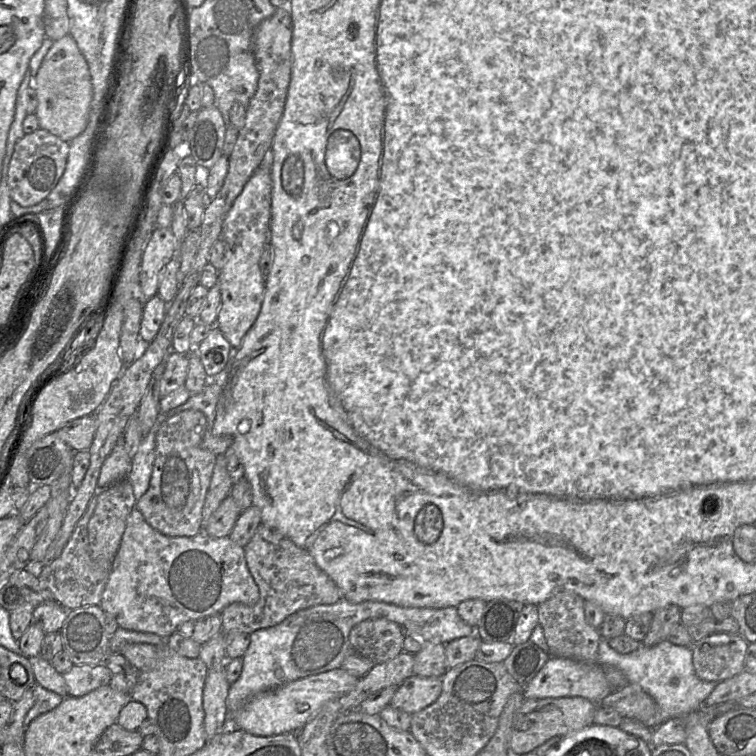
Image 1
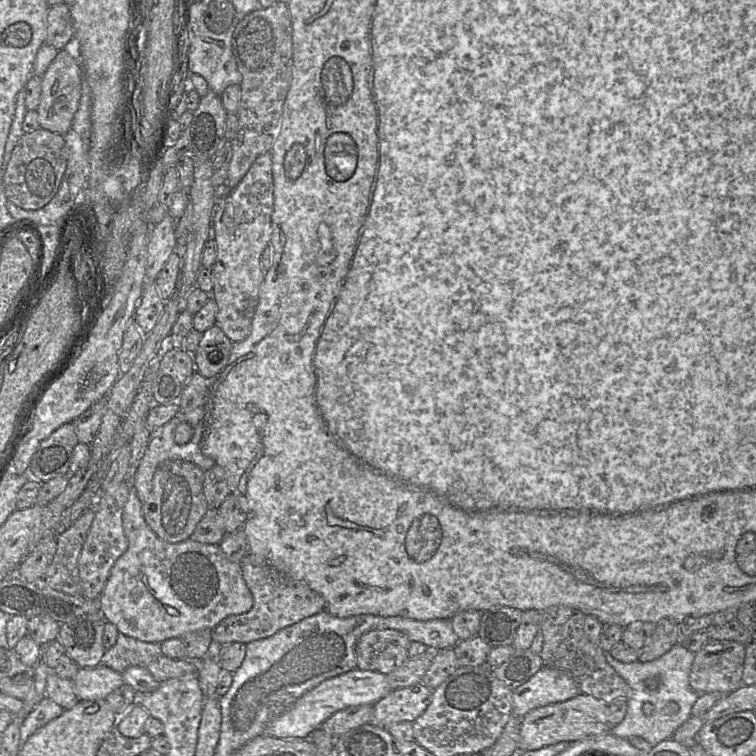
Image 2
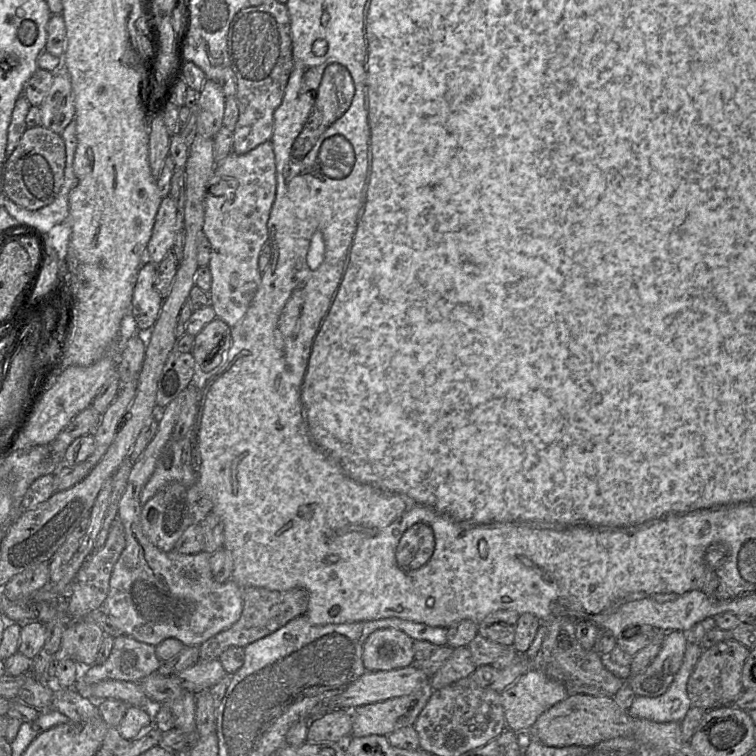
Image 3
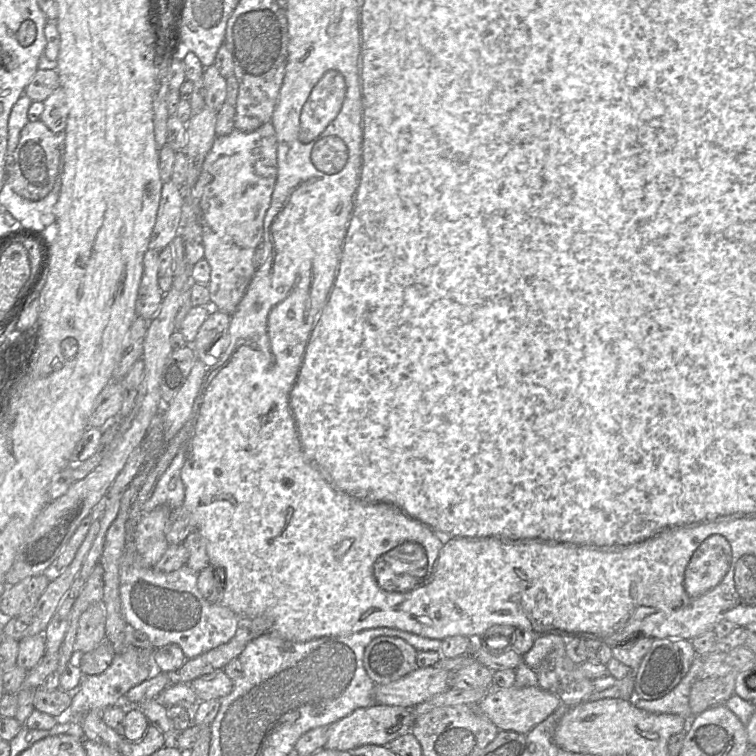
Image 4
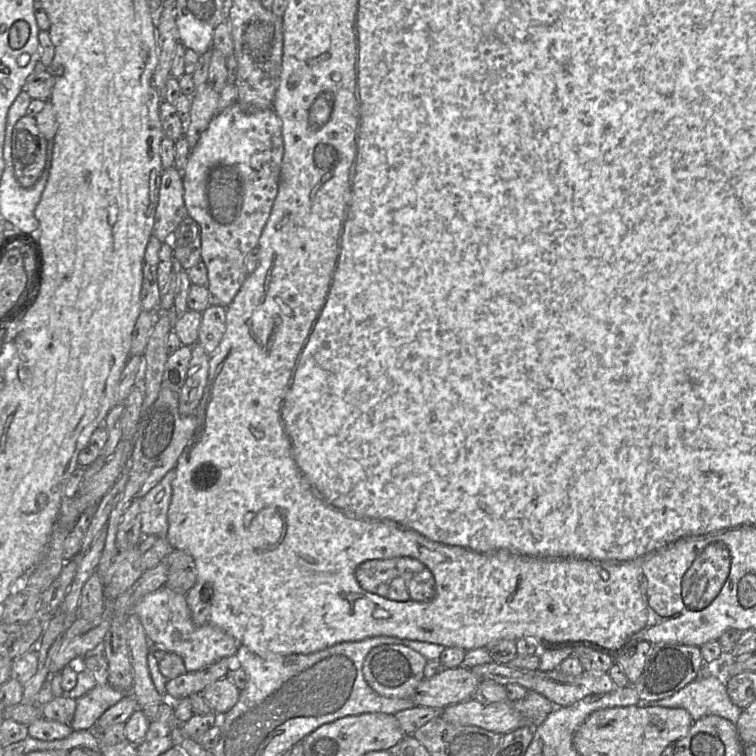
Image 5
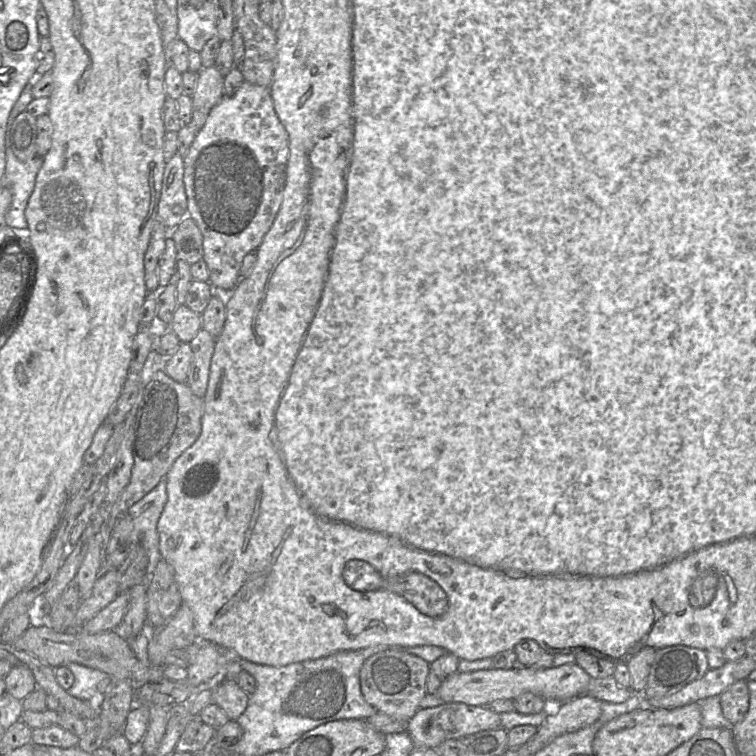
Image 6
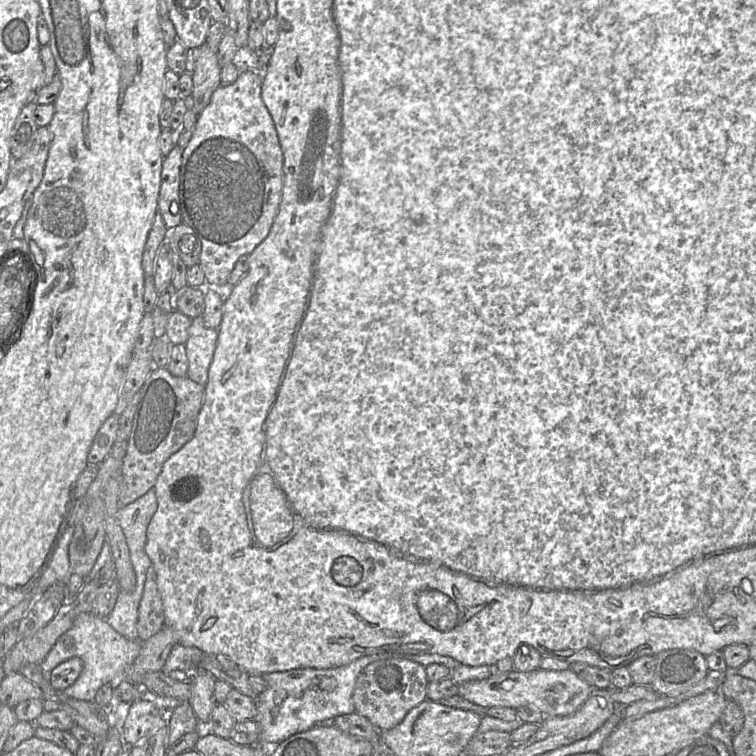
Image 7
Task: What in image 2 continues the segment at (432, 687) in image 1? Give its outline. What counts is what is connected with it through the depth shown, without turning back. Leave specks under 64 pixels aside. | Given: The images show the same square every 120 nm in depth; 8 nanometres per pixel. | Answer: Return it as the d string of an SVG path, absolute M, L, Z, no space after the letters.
M422 682L392 690L373 704L371 724L386 729L392 724L415 721L429 706L433 690Z

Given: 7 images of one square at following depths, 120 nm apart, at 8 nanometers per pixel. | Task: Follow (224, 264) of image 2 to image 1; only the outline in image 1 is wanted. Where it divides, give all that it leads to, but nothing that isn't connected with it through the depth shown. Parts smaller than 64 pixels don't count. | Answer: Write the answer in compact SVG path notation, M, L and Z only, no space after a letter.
M272 150L265 156L244 185L222 222L221 240L225 244L224 266L219 271L218 285L221 292L221 305L216 326L234 348L239 348L242 339L256 321L260 312L265 291L265 275L259 260L265 245L269 242L271 221L271 166Z

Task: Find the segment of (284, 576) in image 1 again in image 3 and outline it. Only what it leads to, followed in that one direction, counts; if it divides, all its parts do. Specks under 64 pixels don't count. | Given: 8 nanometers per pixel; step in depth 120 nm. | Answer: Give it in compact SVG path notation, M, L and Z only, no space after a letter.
M261 587L243 588L243 609L240 618L230 628L199 646L199 660L216 660L229 647L245 648L274 633L291 620L303 616L307 611L308 602L308 592L302 588L293 588L288 591L272 591Z

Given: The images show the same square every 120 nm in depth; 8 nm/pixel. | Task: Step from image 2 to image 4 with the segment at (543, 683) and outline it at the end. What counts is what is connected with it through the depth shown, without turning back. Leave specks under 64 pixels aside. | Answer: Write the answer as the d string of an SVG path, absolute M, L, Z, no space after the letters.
M516 685L489 690L488 694L480 700L476 706L485 714L500 730L515 731L527 734L533 727L545 720L562 704L560 698L539 686L517 687Z

